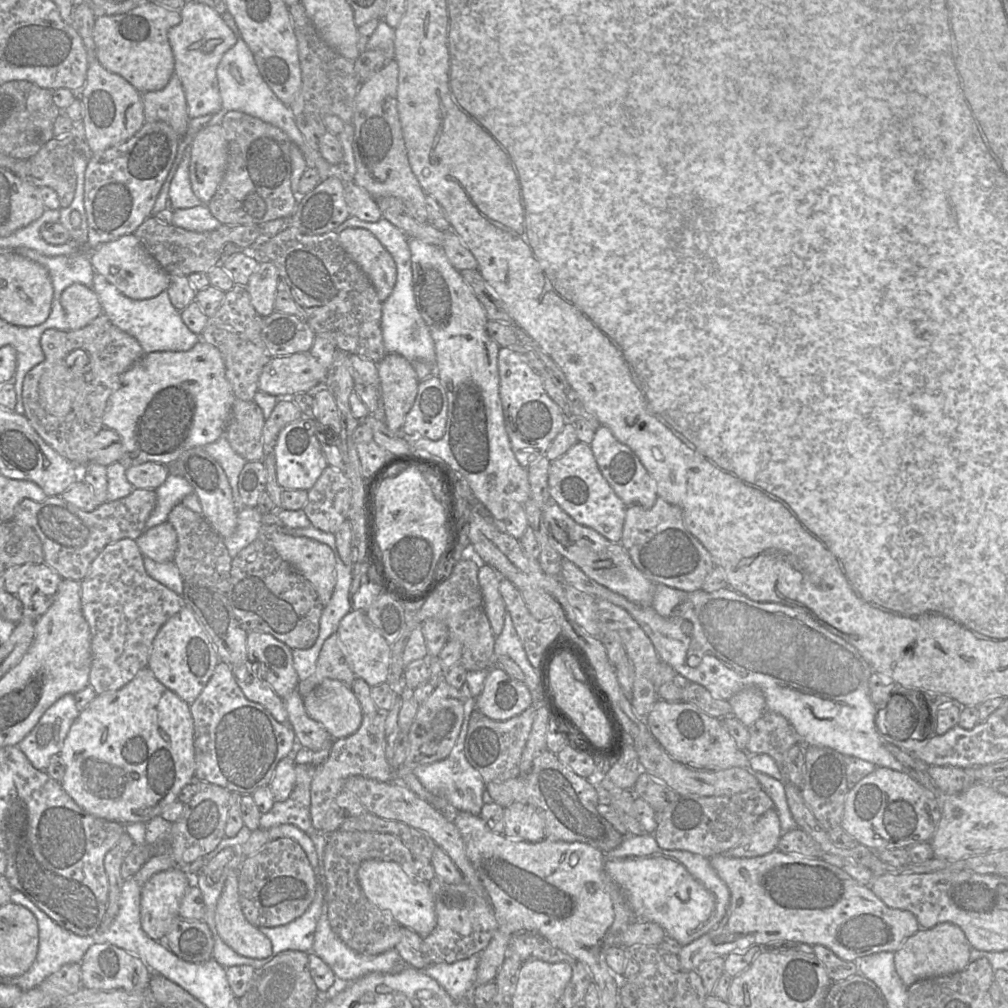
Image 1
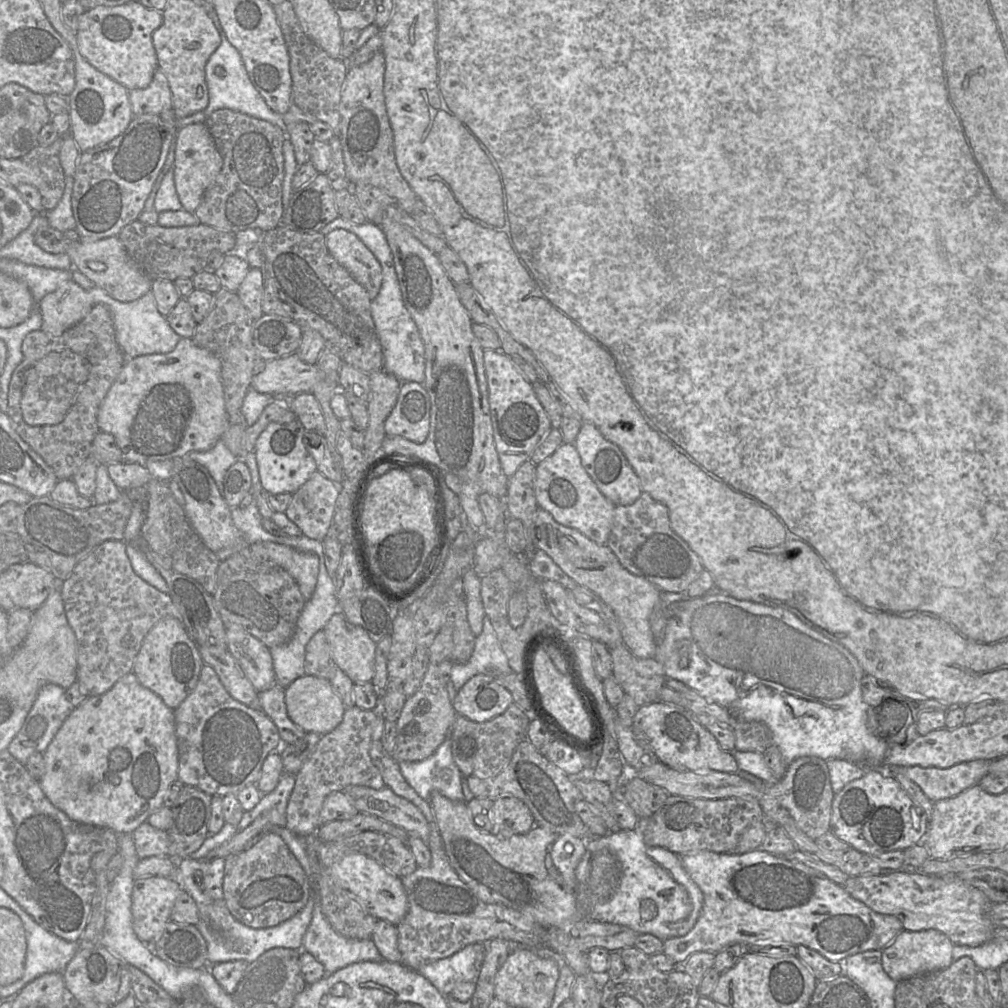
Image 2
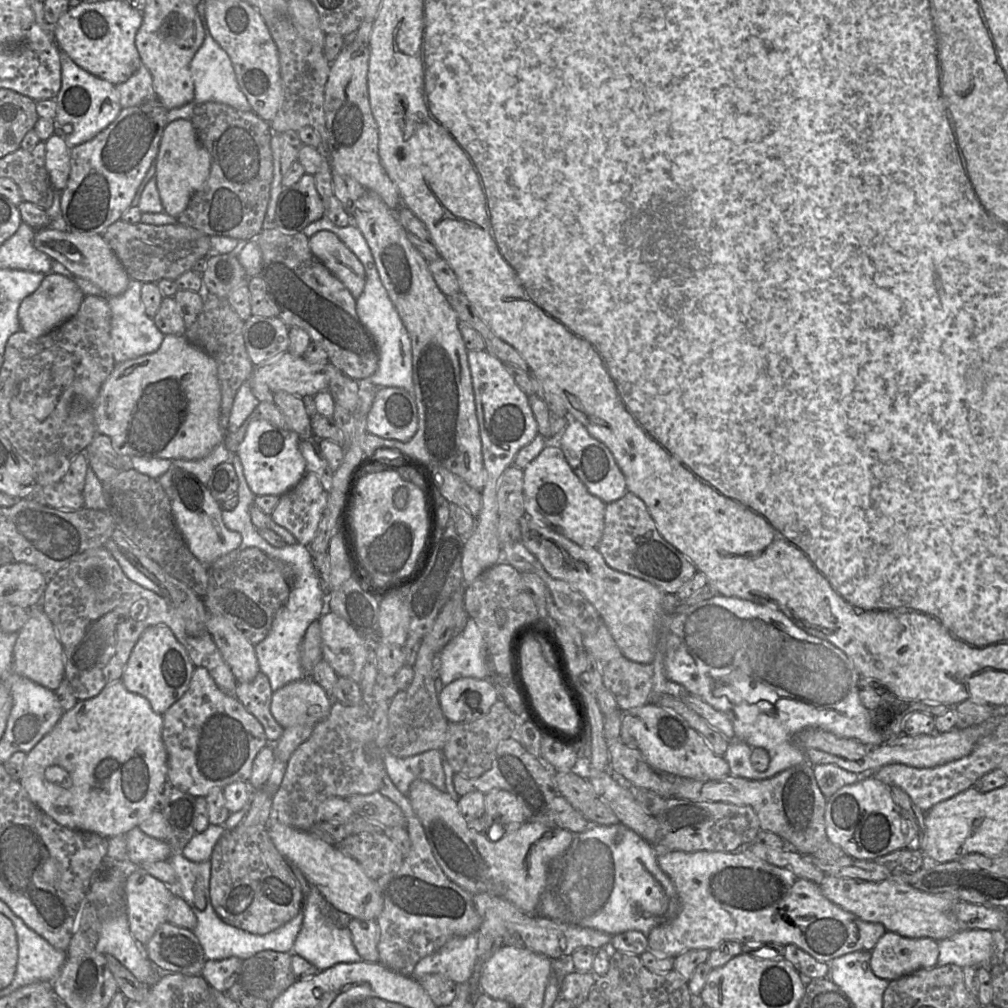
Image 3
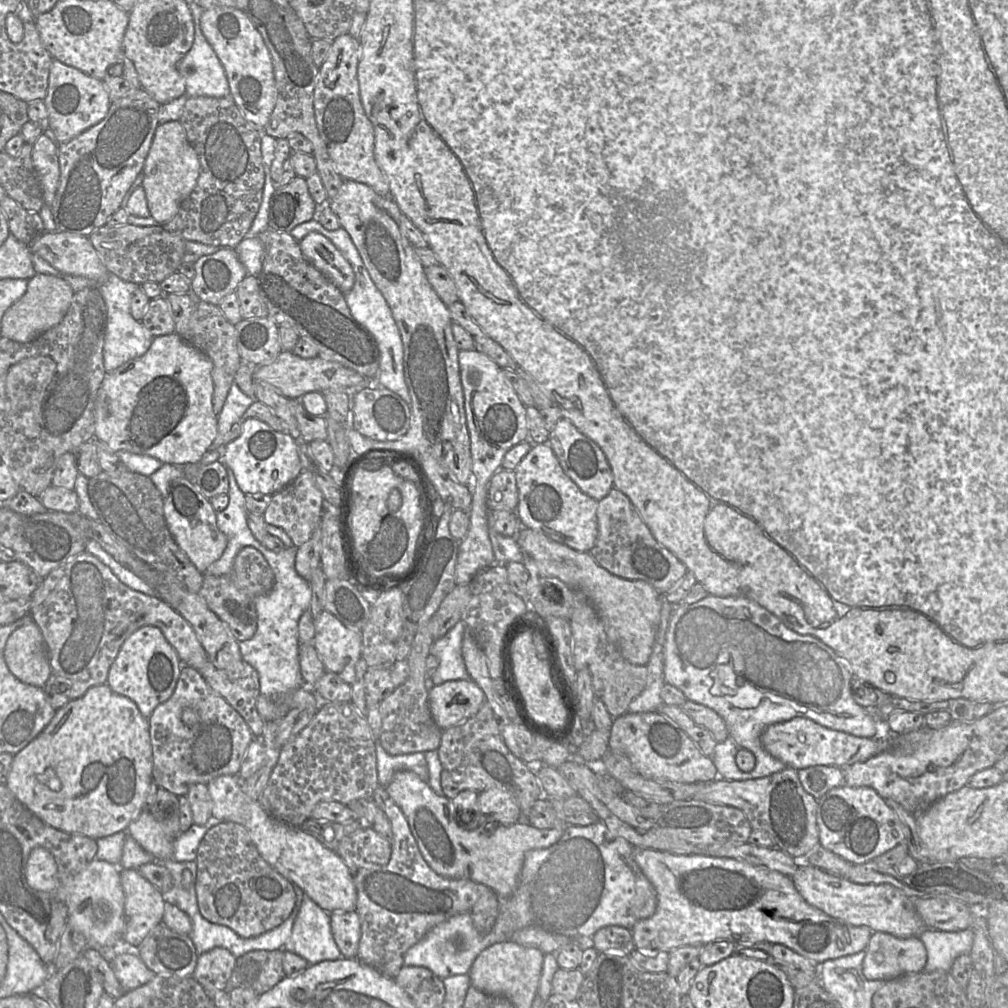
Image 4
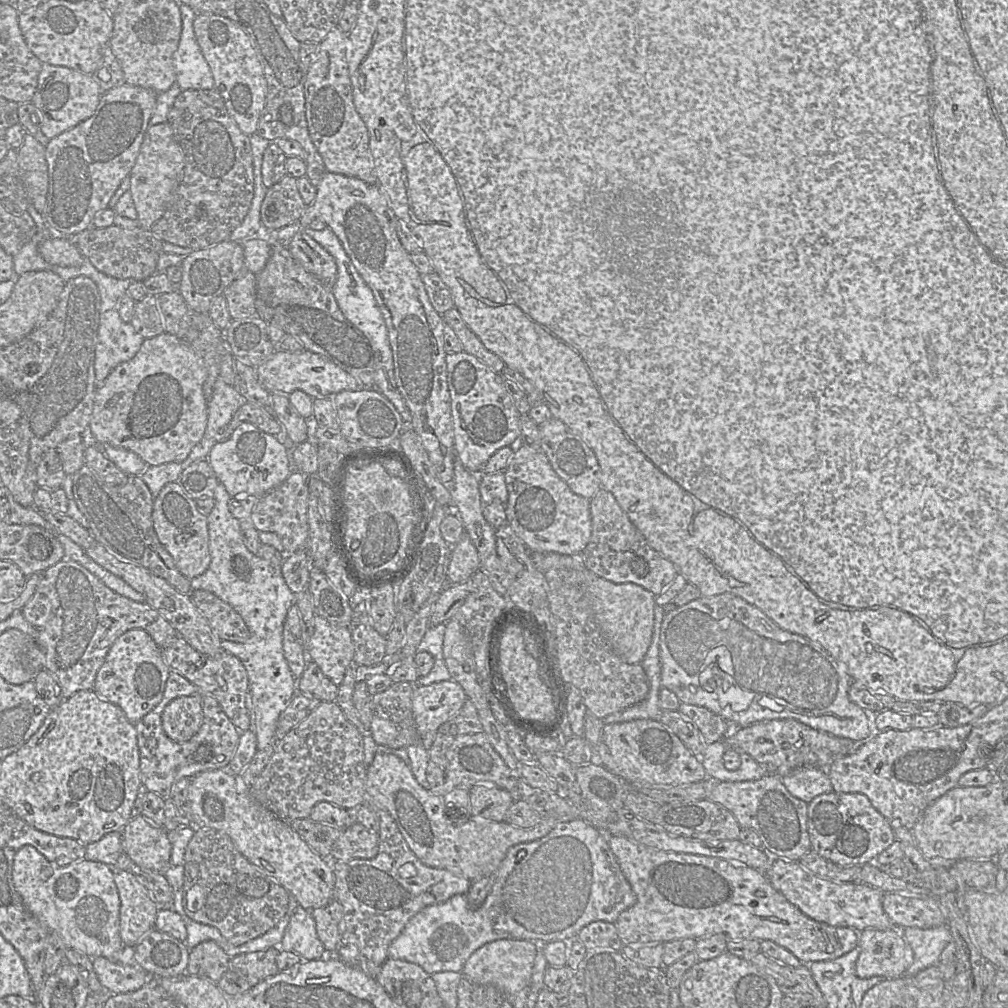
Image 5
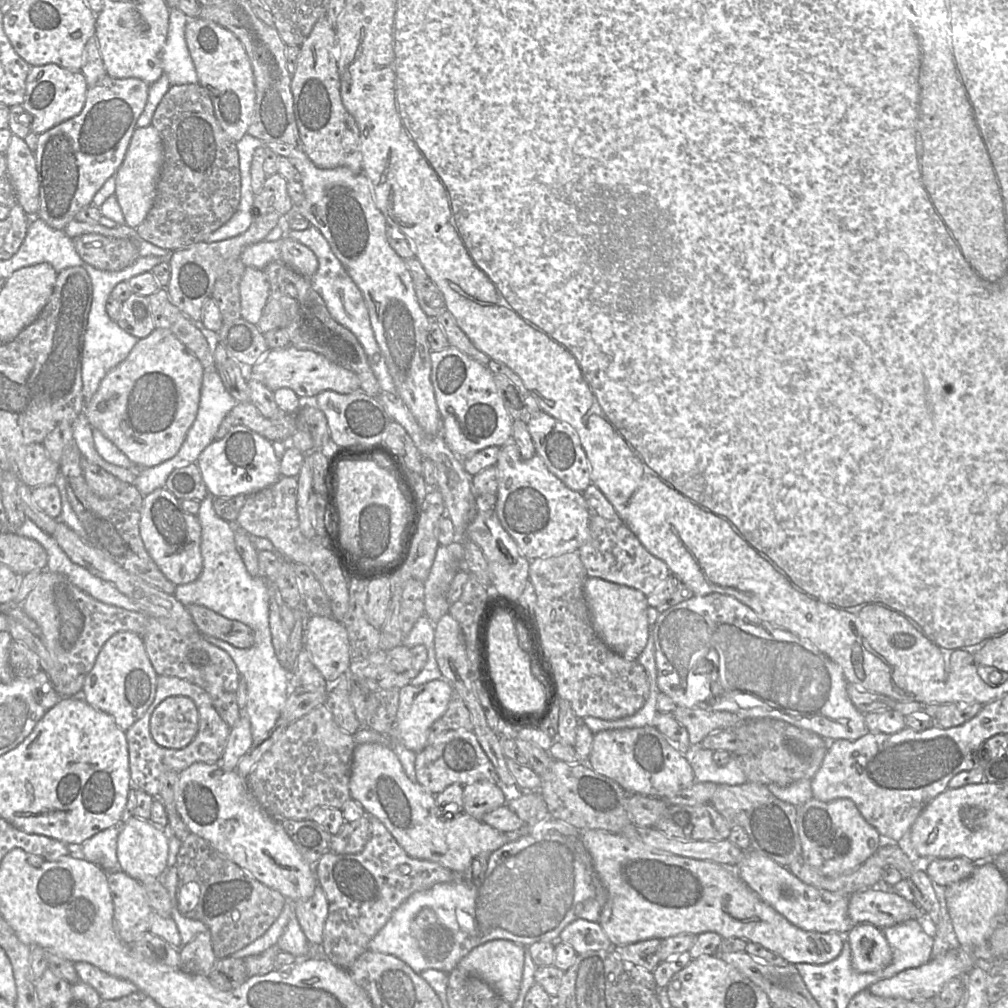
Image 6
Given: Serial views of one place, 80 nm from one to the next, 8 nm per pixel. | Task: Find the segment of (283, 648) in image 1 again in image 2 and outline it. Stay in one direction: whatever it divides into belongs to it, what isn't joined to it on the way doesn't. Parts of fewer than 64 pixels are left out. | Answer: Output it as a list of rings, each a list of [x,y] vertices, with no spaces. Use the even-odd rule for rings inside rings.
[[[223,621],[227,646],[243,673],[258,692],[276,685],[270,648],[231,621]]]

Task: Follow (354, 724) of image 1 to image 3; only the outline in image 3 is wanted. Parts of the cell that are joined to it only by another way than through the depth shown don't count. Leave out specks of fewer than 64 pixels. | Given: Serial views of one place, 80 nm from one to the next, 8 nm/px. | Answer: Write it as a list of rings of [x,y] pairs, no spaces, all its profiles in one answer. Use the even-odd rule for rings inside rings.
[[[308,676],[274,691],[270,710],[283,727],[311,726],[325,720],[334,700]]]

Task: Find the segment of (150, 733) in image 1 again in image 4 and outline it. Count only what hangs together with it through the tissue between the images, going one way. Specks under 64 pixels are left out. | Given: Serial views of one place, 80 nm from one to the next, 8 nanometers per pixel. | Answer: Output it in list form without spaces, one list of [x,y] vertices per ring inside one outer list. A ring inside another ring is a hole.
[[[103,684],[89,688],[83,696],[70,700],[56,710],[54,717],[44,730],[27,746],[14,754],[10,771],[4,783],[20,803],[51,827],[68,833],[100,839],[119,831],[126,831],[129,824],[145,810],[148,796],[151,794],[151,787],[154,784],[152,770],[153,754],[148,718],[141,714],[131,699],[115,693],[107,684]]]

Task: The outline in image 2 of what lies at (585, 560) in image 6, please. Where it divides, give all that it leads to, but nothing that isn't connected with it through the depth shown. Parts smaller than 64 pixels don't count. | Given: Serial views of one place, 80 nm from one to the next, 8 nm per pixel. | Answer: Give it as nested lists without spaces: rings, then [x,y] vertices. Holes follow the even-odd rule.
[[[647,493],[631,505],[616,506],[606,545],[624,568],[647,579],[661,592],[685,593],[704,571],[698,555],[672,530],[668,508]]]

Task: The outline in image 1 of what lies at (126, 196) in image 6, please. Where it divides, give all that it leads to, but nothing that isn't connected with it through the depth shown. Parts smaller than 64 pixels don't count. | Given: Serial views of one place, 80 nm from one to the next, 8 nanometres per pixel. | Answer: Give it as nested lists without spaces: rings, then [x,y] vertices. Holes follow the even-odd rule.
[[[220,125],[203,127],[191,138],[187,152],[192,190],[207,203],[215,194],[227,166],[225,129]]]

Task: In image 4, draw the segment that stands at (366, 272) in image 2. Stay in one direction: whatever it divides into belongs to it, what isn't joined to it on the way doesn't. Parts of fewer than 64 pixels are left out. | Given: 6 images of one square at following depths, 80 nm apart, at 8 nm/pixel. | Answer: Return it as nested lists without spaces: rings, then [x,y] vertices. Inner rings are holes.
[[[309,233],[299,241],[305,258],[341,292],[350,291],[355,274],[349,261],[338,248],[320,233]]]

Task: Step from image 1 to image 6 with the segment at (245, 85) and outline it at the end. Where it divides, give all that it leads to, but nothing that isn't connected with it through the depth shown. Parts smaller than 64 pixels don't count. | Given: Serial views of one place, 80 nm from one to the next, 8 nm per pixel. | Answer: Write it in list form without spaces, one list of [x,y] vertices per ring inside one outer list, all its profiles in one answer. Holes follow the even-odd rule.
[[[171,8],[166,43],[162,51],[162,67],[172,85],[198,84],[198,75],[186,40],[185,27],[189,18],[178,8]]]

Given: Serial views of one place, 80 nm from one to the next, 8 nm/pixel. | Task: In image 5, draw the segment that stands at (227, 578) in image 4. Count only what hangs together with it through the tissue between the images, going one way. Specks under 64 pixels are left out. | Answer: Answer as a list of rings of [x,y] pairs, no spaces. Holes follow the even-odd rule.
[[[206,590],[191,592],[191,600],[222,641],[244,643],[250,632],[242,617],[226,602]]]

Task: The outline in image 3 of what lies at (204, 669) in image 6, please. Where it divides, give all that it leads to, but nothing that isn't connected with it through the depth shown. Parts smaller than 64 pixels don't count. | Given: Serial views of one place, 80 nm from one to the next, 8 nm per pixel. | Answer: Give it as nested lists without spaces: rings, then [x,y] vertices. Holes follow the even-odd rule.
[[[260,671],[253,681],[239,682],[234,695],[262,724],[270,746],[280,739],[285,730],[270,710],[273,693],[268,677]]]

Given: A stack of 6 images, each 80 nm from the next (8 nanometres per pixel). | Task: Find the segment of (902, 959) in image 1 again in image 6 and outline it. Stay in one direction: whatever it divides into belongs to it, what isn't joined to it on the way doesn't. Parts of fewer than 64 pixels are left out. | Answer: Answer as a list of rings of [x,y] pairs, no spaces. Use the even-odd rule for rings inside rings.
[[[859,923],[851,927],[845,938],[851,949],[852,966],[857,972],[877,972],[891,962],[892,951],[882,929]]]

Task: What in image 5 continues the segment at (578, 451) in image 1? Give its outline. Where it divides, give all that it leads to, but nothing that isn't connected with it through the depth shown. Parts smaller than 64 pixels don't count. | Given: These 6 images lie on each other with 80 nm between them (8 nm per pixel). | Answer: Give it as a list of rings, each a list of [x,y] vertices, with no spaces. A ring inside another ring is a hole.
[[[512,444],[514,448],[506,469],[505,476],[508,499],[505,513],[508,525],[532,551],[579,556],[591,537],[590,500],[574,493],[553,470],[547,456],[540,446]]]

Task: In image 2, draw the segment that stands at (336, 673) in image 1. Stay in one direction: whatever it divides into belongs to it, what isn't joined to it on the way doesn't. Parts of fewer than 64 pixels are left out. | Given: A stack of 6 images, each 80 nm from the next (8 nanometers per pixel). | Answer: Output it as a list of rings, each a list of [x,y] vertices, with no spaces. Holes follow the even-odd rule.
[[[324,630],[317,631],[305,648],[305,675],[331,679],[337,670]]]

